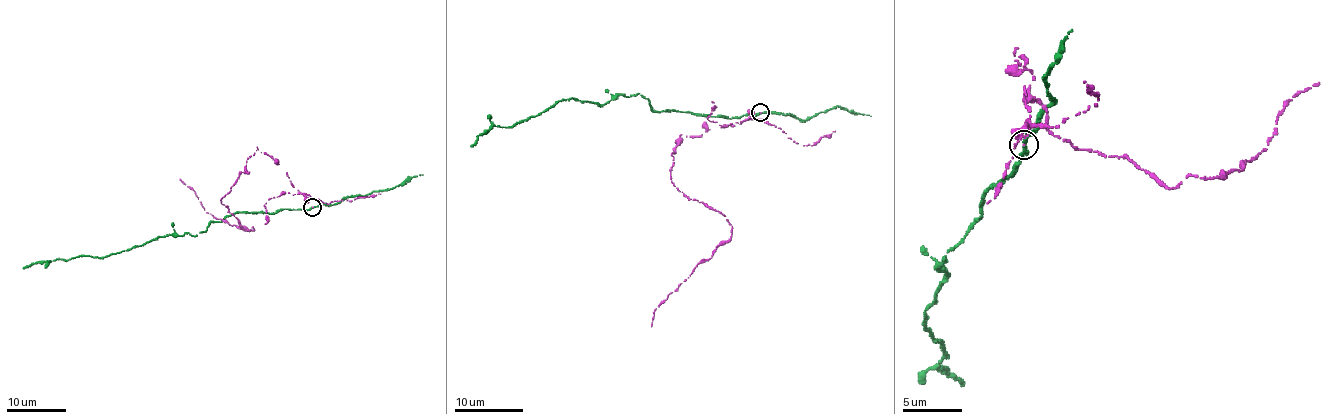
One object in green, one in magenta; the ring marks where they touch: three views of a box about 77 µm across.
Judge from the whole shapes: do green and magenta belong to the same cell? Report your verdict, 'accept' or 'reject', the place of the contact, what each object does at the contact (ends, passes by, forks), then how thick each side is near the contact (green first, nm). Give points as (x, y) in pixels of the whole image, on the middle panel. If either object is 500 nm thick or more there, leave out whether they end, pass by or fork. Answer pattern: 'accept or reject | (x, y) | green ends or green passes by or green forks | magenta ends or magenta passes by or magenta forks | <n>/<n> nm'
reject | (760, 112) | green passes by | magenta ends | 260/90 nm

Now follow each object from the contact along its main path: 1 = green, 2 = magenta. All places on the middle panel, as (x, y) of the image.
1: (760, 112), (730, 118), (654, 111), (638, 93), (598, 104), (572, 97), (510, 127), (492, 125), (471, 146)
2: (760, 112), (735, 125), (679, 136), (671, 183), (724, 214), (731, 234), (668, 294), (651, 327)

